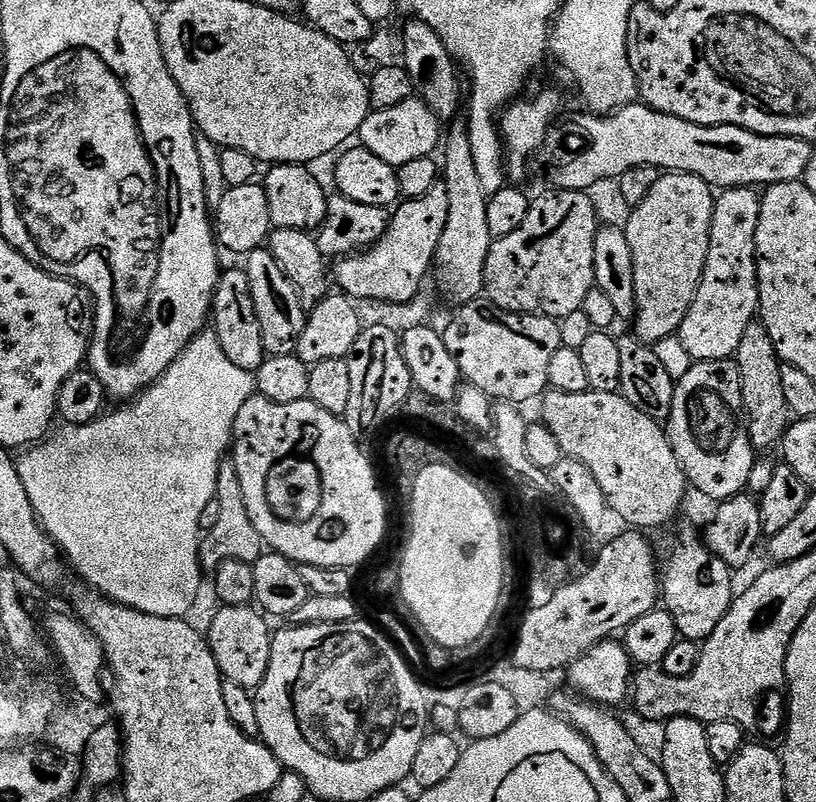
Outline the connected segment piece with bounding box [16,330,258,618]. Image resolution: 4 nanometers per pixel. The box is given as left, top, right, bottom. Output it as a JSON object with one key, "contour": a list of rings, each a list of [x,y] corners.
{"contour":[[[205,330],[199,332],[192,341],[178,354],[178,358],[169,368],[154,381],[149,388],[141,392],[131,402],[125,403],[117,412],[109,411],[101,415],[100,419],[89,424],[70,424],[61,427],[58,436],[58,444],[41,442],[29,447],[23,453],[24,457],[16,460],[18,478],[22,478],[22,486],[26,486],[26,498],[30,498],[30,506],[34,506],[34,514],[40,521],[40,527],[50,537],[52,543],[62,553],[67,567],[72,568],[88,583],[89,589],[95,590],[102,596],[107,596],[115,604],[123,608],[133,608],[142,614],[150,614],[158,618],[184,618],[188,611],[196,604],[200,596],[200,519],[202,510],[210,506],[216,499],[216,483],[218,482],[218,470],[232,442],[232,427],[234,418],[242,406],[251,396],[257,395],[256,377],[253,373],[234,366],[226,354],[222,354],[222,346],[218,342],[215,331]]]}

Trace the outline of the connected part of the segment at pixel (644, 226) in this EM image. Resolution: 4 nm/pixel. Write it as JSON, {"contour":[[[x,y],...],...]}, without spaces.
{"contour":[[[673,172],[671,174],[661,175],[658,182],[654,182],[654,190],[650,190],[650,194],[646,194],[646,198],[642,198],[642,202],[635,205],[631,209],[632,212],[628,216],[628,224],[623,225],[626,238],[630,242],[630,254],[634,254],[634,298],[636,299],[636,315],[634,317],[634,335],[636,339],[641,340],[643,344],[655,346],[660,340],[668,337],[675,337],[679,333],[682,322],[686,318],[686,314],[690,310],[690,306],[694,302],[694,298],[698,294],[698,286],[700,279],[704,273],[706,266],[706,254],[710,250],[710,226],[712,225],[712,215],[714,214],[714,206],[716,205],[716,196],[712,185],[707,184],[702,178],[691,176],[685,172]]]}

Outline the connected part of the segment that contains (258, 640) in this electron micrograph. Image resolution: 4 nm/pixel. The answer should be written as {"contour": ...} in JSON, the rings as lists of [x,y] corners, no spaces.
{"contour":[[[229,604],[217,609],[212,625],[206,628],[206,639],[214,654],[214,662],[218,662],[221,677],[243,688],[255,690],[266,678],[266,670],[270,666],[272,636],[268,632],[269,621],[255,607],[246,604]]]}

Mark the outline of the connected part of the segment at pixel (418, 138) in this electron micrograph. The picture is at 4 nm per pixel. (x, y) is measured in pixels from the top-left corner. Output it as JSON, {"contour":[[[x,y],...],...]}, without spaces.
{"contour":[[[413,98],[402,102],[399,106],[390,106],[390,110],[369,111],[366,122],[362,122],[358,140],[363,147],[378,154],[382,162],[401,168],[406,162],[414,162],[414,158],[426,158],[441,147],[442,121],[426,106],[423,100]]]}

